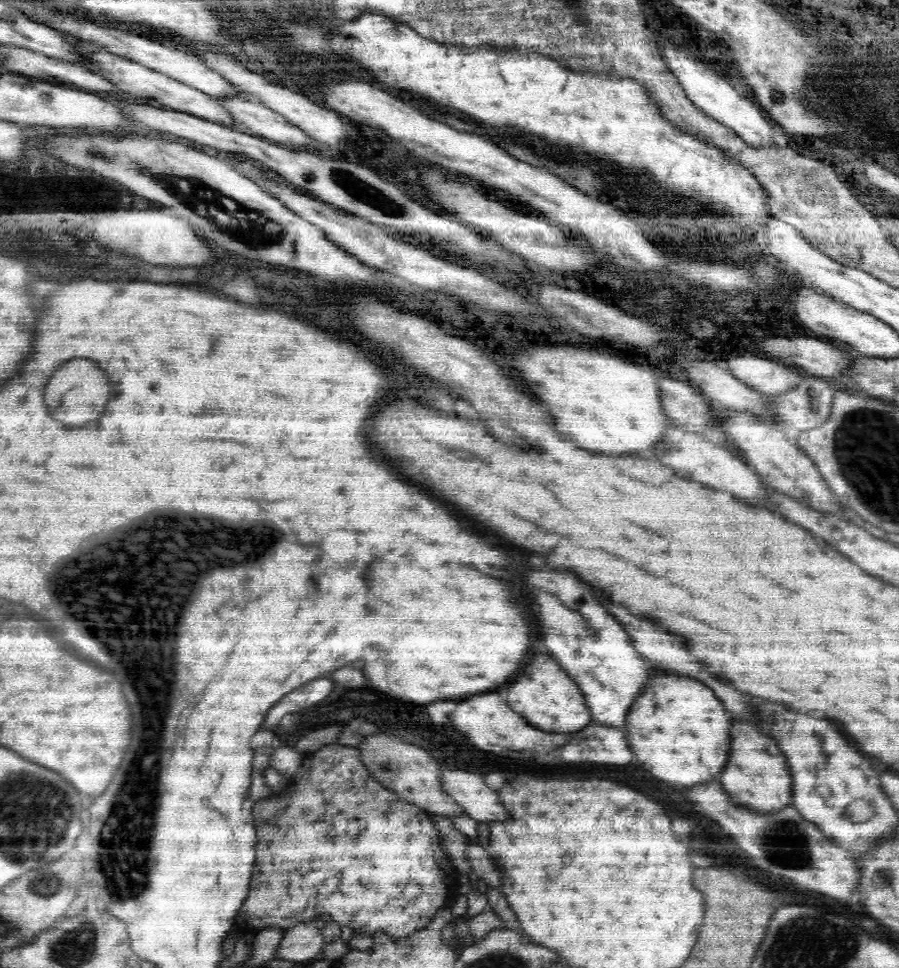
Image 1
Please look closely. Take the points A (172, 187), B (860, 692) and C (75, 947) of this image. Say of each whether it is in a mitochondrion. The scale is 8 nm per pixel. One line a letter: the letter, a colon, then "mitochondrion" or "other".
A: other
B: other
C: mitochondrion

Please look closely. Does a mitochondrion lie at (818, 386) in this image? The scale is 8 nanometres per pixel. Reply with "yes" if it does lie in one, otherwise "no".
no

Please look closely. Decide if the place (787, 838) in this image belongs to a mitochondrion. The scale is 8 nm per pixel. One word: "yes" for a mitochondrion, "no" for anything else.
yes

